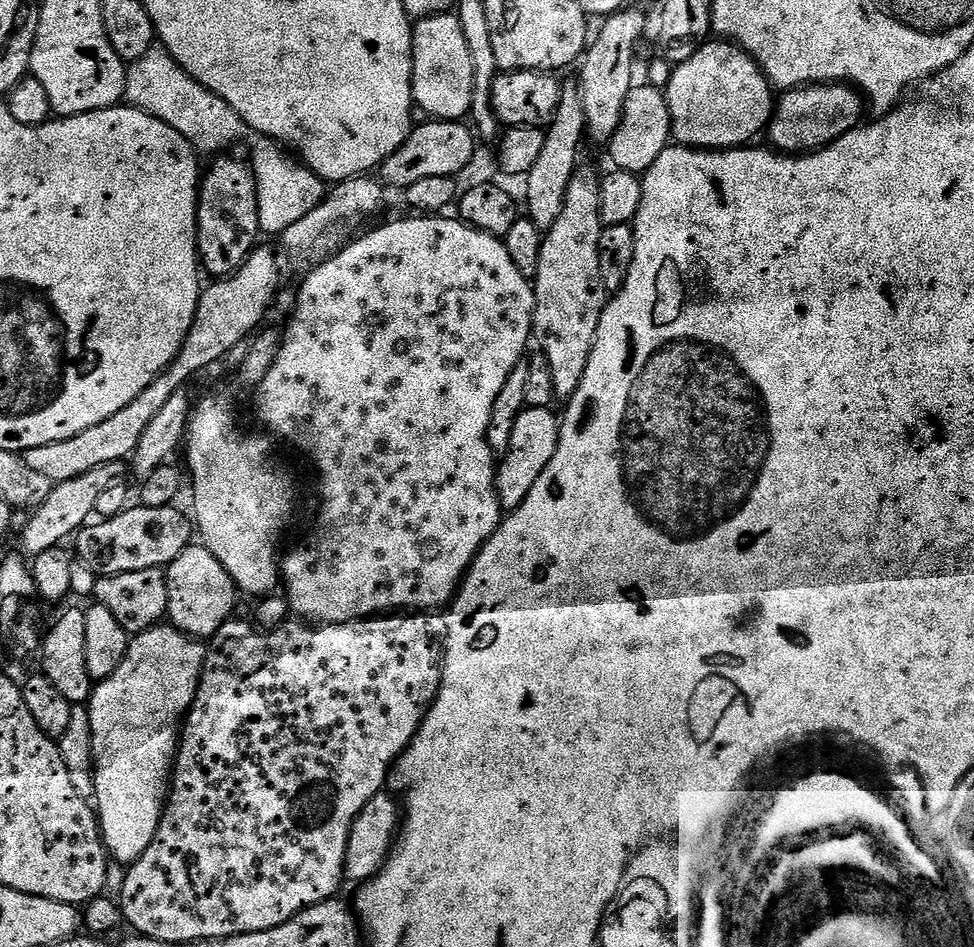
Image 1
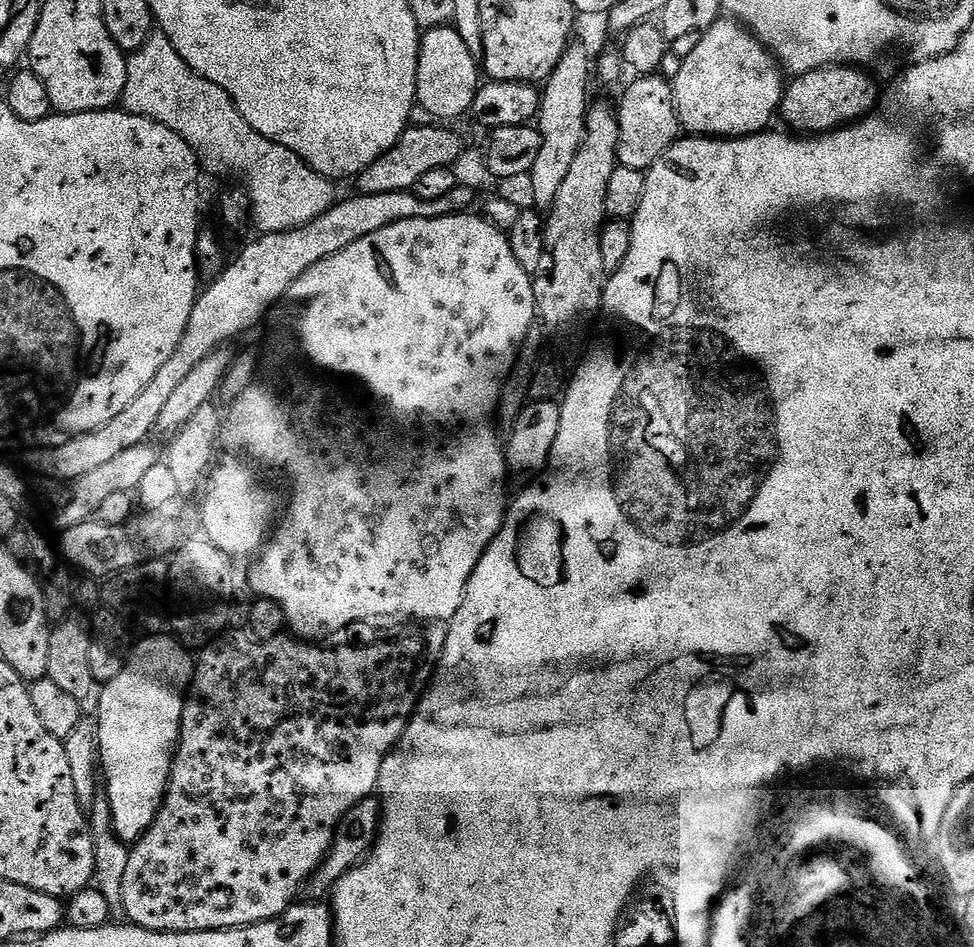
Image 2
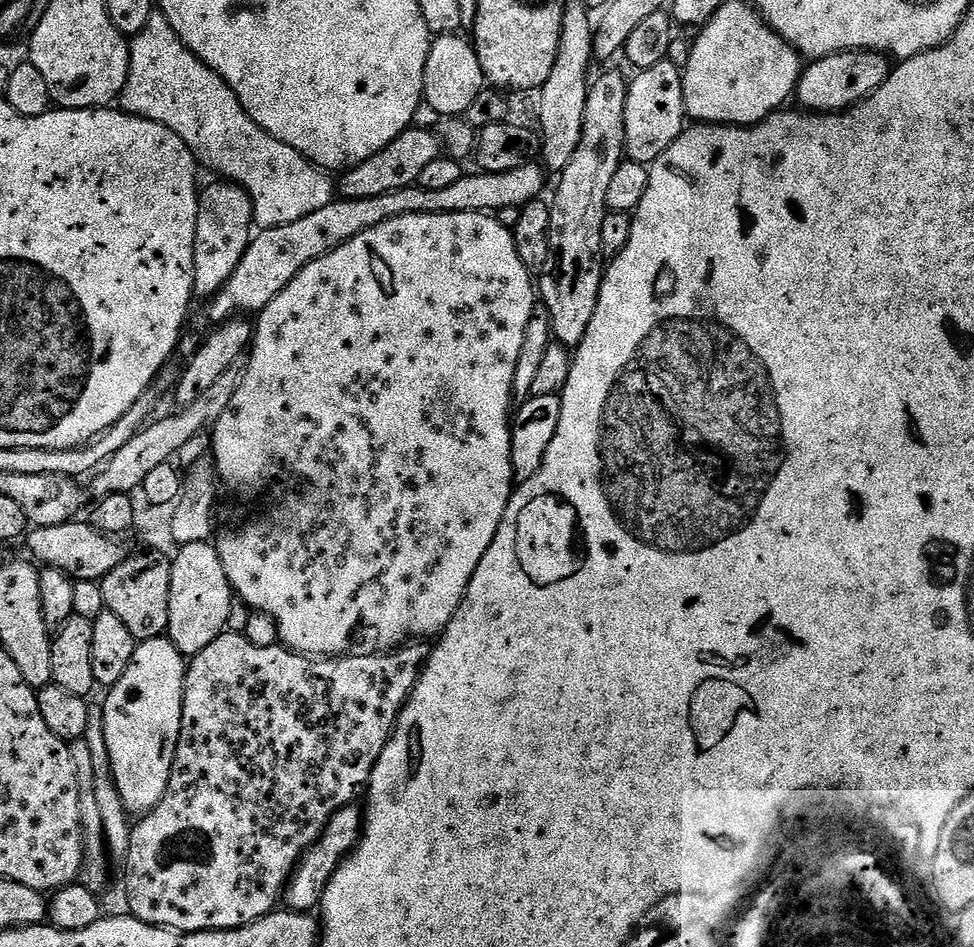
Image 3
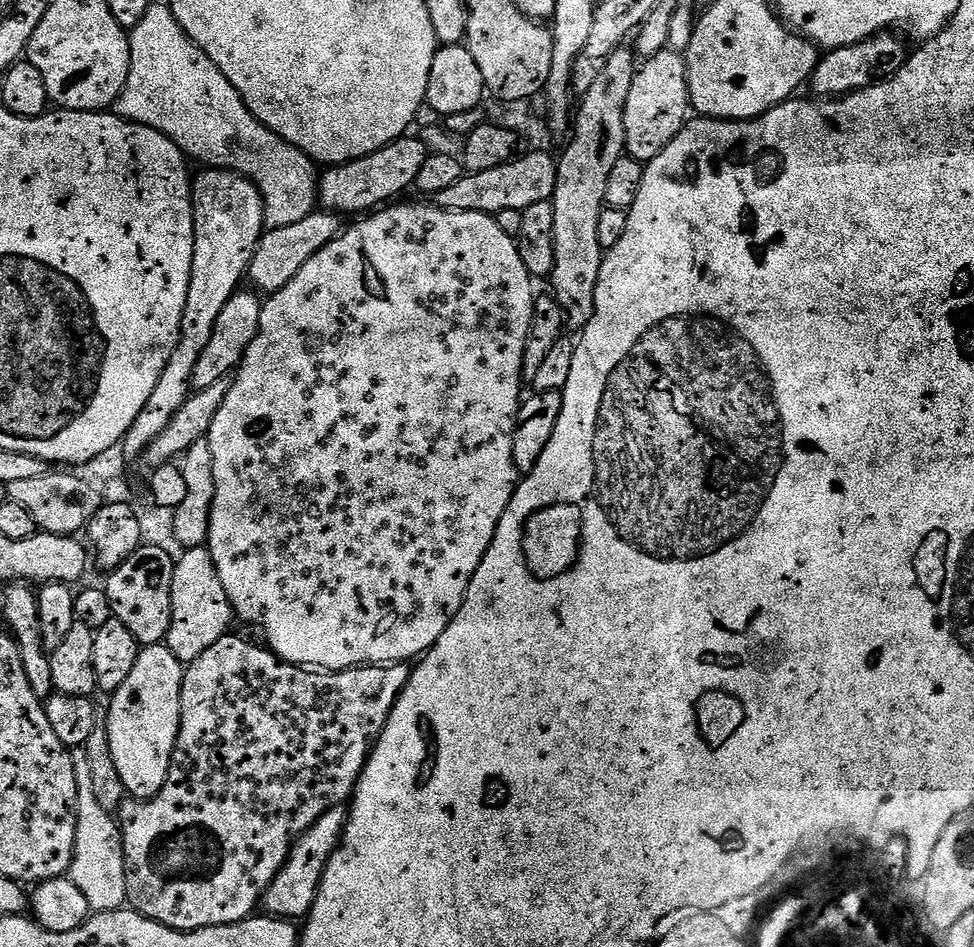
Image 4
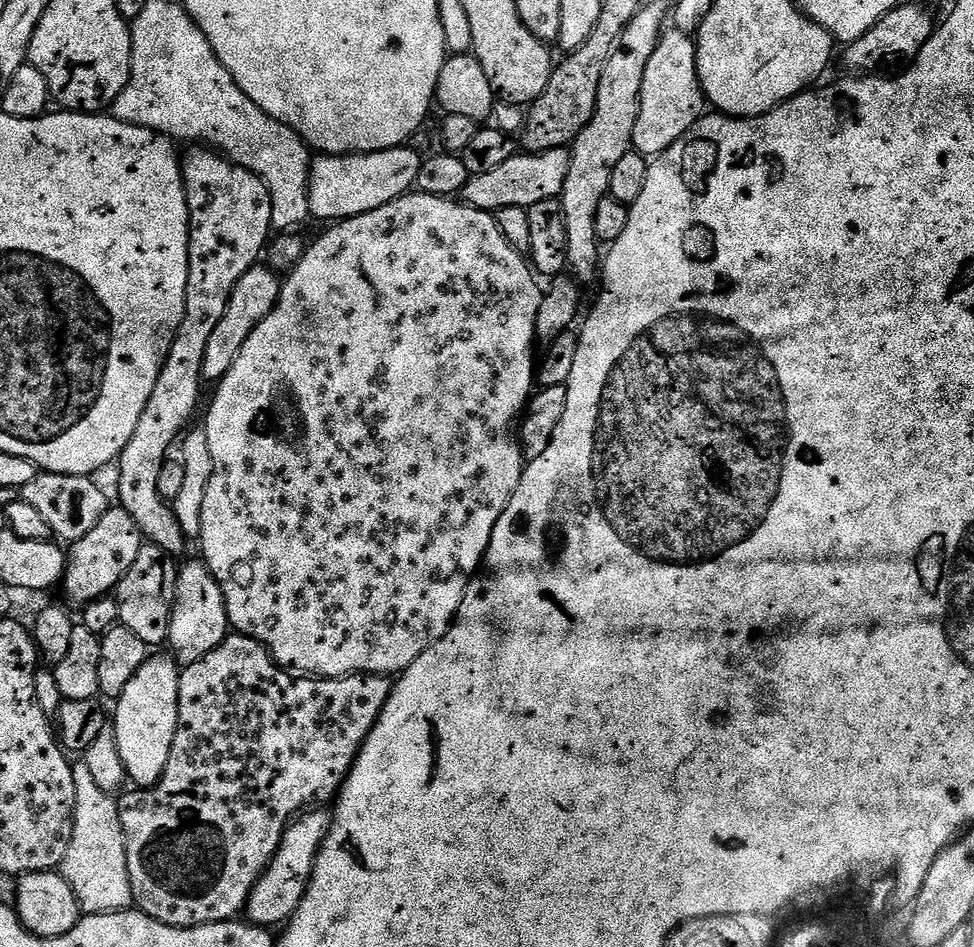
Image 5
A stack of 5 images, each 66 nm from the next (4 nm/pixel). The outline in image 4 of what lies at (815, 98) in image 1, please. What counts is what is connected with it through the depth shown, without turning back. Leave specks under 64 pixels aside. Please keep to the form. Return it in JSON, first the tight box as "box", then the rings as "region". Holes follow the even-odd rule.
{"box":[810,30,910,98],"region":[[[885,30],[857,44],[825,51],[812,72],[810,88],[816,91],[813,93],[820,98],[848,96],[852,92],[869,88],[871,84],[879,84],[880,81],[895,76],[908,61],[910,48],[907,48],[898,37],[891,36],[892,34],[891,31]]]}

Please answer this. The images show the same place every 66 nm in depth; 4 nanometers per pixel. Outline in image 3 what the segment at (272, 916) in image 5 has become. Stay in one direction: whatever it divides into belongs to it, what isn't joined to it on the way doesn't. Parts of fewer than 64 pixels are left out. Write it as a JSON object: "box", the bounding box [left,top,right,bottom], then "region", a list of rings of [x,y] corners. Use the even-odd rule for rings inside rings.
{"box":[282,802,364,913],"region":[[[353,802],[347,804],[342,810],[338,810],[334,814],[334,818],[330,818],[327,830],[300,857],[300,862],[292,871],[292,876],[288,879],[282,893],[283,903],[291,911],[311,913],[319,905],[326,886],[330,882],[330,878],[334,878],[338,866],[342,866],[342,862],[360,843],[364,831],[364,814],[361,805],[358,805],[359,803]]]}

